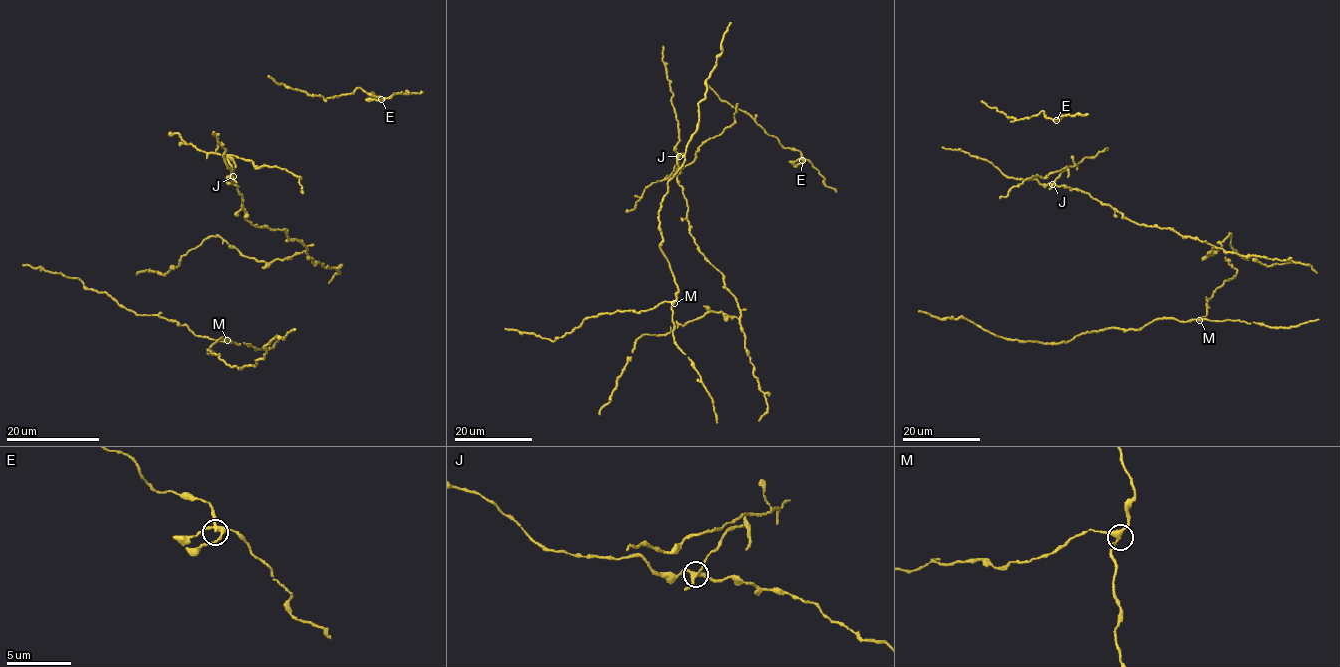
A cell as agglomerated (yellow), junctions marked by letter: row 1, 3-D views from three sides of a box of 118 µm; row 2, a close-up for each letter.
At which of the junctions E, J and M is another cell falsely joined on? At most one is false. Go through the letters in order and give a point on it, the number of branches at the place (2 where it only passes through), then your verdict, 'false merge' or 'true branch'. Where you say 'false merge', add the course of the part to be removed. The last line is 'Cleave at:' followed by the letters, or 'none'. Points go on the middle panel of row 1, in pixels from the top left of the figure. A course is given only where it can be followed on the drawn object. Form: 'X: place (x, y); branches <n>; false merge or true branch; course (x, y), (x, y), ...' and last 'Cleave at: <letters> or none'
E: place (802, 160); branches 4; true branch
J: place (679, 156); branches 4; false merge; course (679, 156), (674, 169), (681, 170), (694, 160), (699, 147), (734, 122), (737, 104)
M: place (674, 303); branches 3; true branch
Cleave at: J

